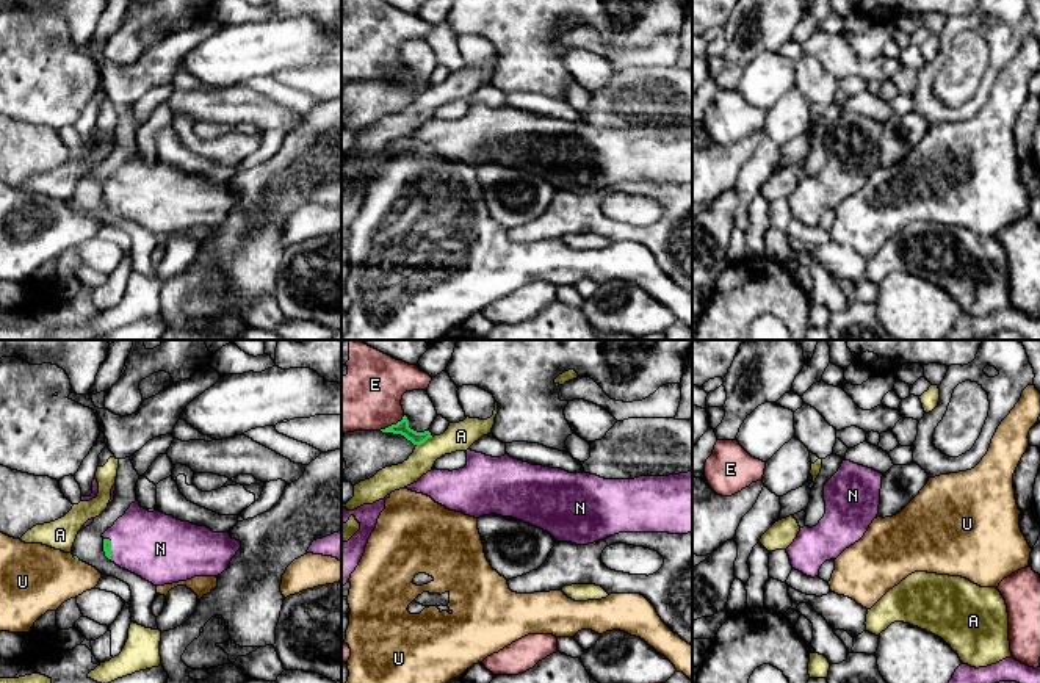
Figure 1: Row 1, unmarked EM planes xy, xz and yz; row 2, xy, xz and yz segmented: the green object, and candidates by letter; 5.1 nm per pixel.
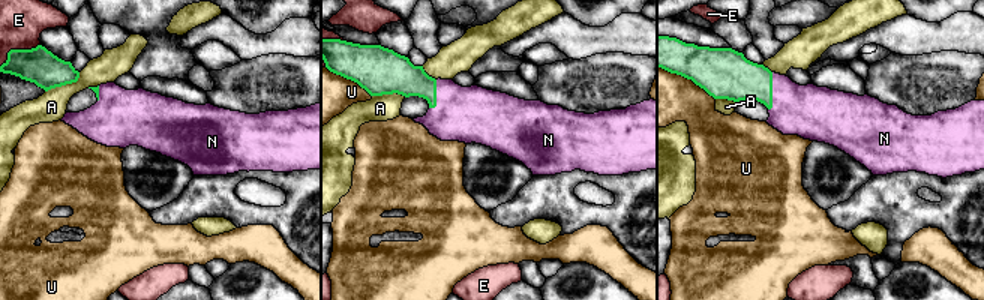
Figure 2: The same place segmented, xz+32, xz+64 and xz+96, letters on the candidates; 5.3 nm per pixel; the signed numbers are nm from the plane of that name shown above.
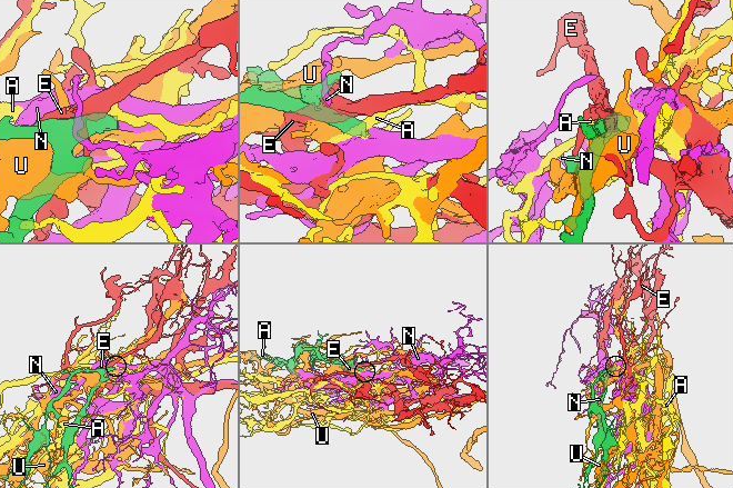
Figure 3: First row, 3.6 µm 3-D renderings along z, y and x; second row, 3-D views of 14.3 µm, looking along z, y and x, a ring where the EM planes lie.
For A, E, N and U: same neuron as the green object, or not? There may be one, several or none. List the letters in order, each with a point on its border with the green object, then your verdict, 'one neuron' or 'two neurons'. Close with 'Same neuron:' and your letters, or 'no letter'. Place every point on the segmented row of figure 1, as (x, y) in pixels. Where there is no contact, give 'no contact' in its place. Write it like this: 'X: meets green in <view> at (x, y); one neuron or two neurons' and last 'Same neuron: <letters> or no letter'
A: meets green in xz at (423, 442); two neurons
E: meets green in xz at (392, 425); two neurons
N: meets green in xy at (110, 547); one neuron
U: meets green in xy at (75, 558); two neurons
Same neuron: N

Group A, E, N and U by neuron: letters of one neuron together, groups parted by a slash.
A / E / N / U

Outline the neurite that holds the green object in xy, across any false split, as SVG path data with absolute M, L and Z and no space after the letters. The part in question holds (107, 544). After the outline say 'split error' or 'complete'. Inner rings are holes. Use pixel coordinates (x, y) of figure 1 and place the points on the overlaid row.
M138 500L102 537L111 562L153 586L218 576L241 548L229 533L213 533L158 509L149 512Z; split error

